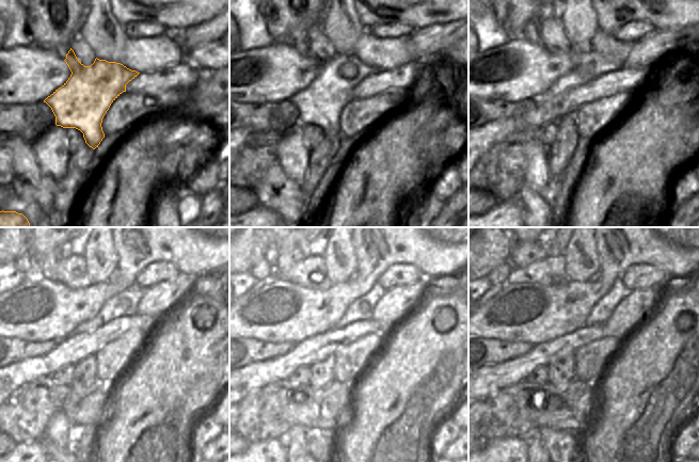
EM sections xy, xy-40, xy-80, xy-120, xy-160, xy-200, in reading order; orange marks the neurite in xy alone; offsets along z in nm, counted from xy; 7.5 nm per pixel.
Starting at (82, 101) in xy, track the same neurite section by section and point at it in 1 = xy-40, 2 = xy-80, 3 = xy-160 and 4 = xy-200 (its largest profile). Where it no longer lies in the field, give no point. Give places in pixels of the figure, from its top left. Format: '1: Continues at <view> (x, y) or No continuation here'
1: Continues at xy-40 (320, 104)
2: Continues at xy-80 (591, 65)
3: Continues at xy-160 (362, 308)
4: Continues at xy-200 (602, 311).

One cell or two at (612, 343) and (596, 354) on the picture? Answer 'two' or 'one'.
one

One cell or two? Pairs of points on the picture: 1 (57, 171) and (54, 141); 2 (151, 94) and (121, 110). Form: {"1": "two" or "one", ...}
{"1": "one", "2": "one"}

